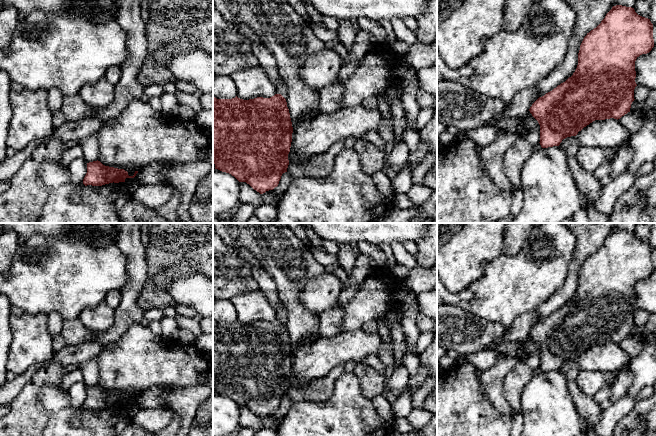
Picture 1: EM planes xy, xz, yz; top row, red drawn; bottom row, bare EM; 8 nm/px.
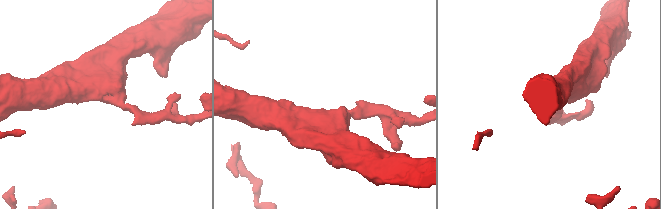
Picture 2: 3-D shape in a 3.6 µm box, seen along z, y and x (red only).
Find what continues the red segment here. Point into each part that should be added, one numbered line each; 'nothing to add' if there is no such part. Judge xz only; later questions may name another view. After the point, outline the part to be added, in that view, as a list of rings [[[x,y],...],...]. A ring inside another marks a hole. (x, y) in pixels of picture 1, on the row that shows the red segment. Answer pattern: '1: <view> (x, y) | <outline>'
1: xz (282, 88) | [[[280,76],[280,84],[276,89],[276,94],[281,94],[285,99],[287,98],[287,85],[282,80],[281,76]]]

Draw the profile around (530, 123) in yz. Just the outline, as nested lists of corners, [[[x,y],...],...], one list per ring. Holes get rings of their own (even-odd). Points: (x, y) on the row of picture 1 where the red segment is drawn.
[[[527,112],[525,115],[522,116],[524,121],[523,127],[518,131],[519,135],[525,136],[532,130],[536,130],[540,132],[540,125],[538,121],[532,116],[532,114]]]

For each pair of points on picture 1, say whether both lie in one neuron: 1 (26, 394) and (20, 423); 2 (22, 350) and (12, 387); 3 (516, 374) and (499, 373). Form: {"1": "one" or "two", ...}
{"1": "one", "2": "two", "3": "two"}

